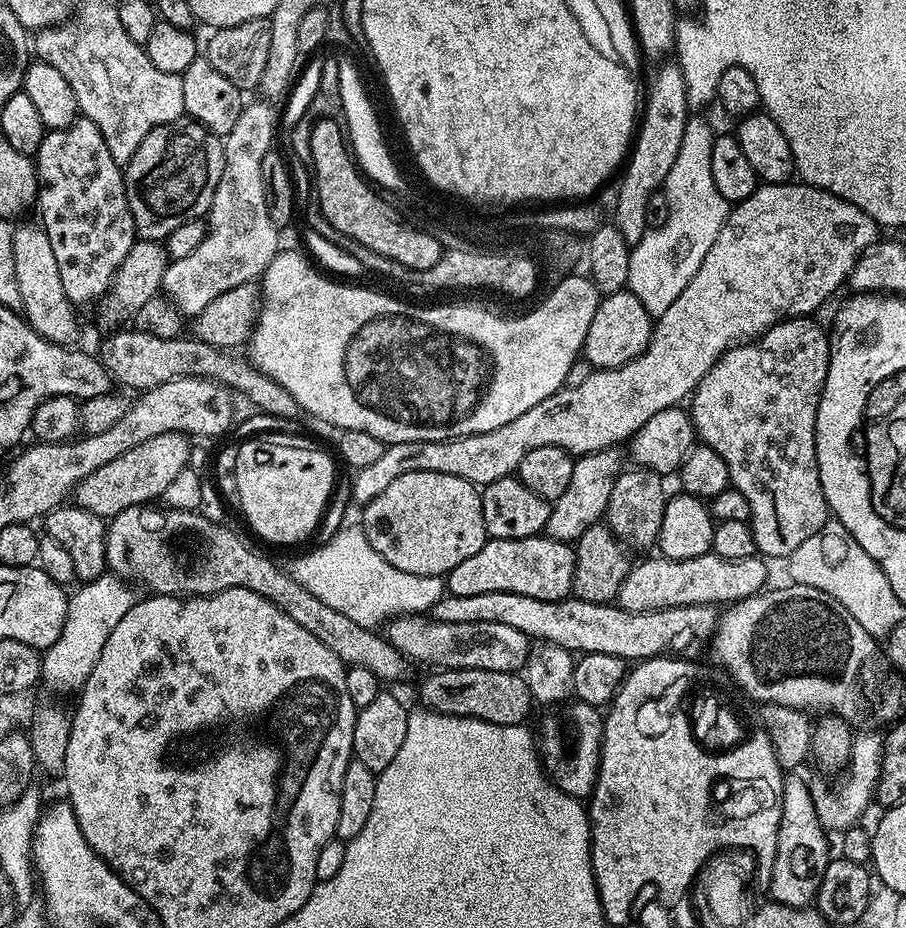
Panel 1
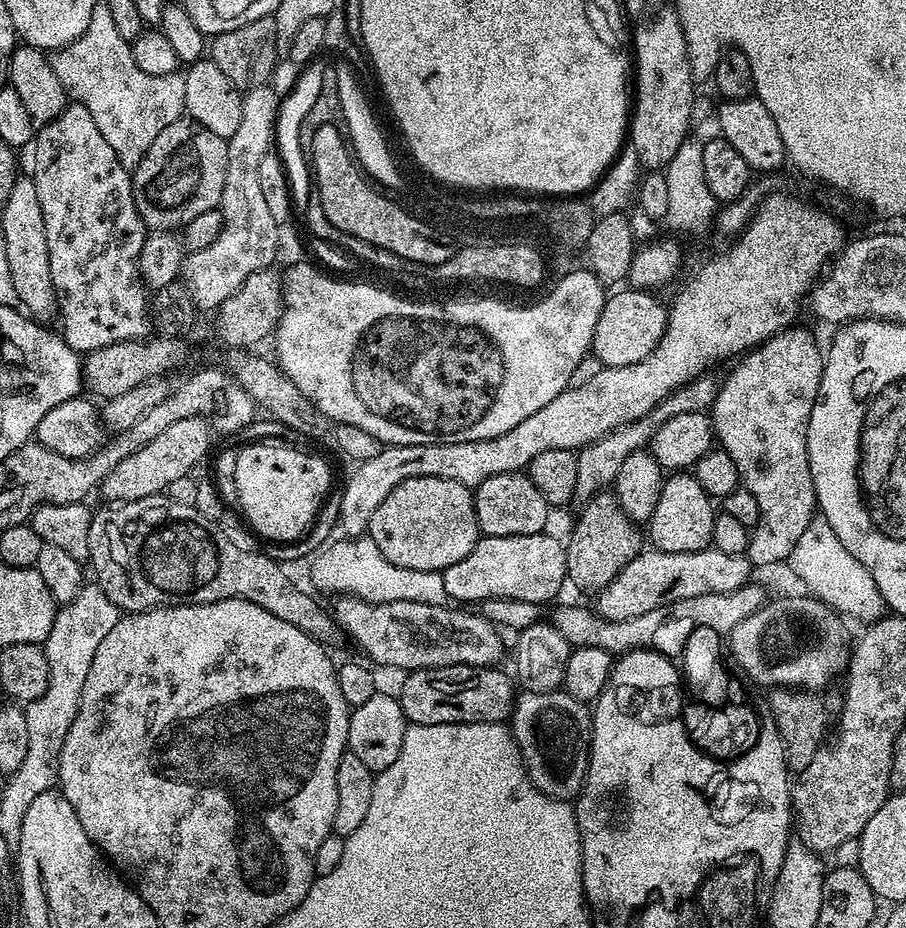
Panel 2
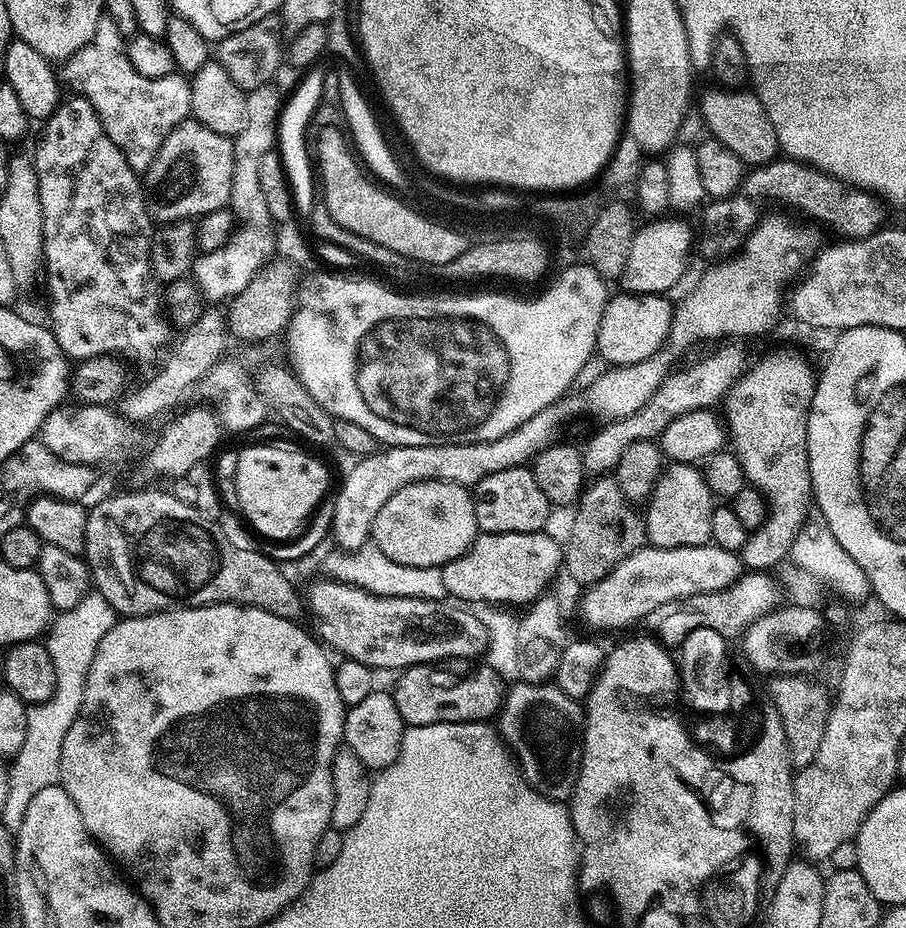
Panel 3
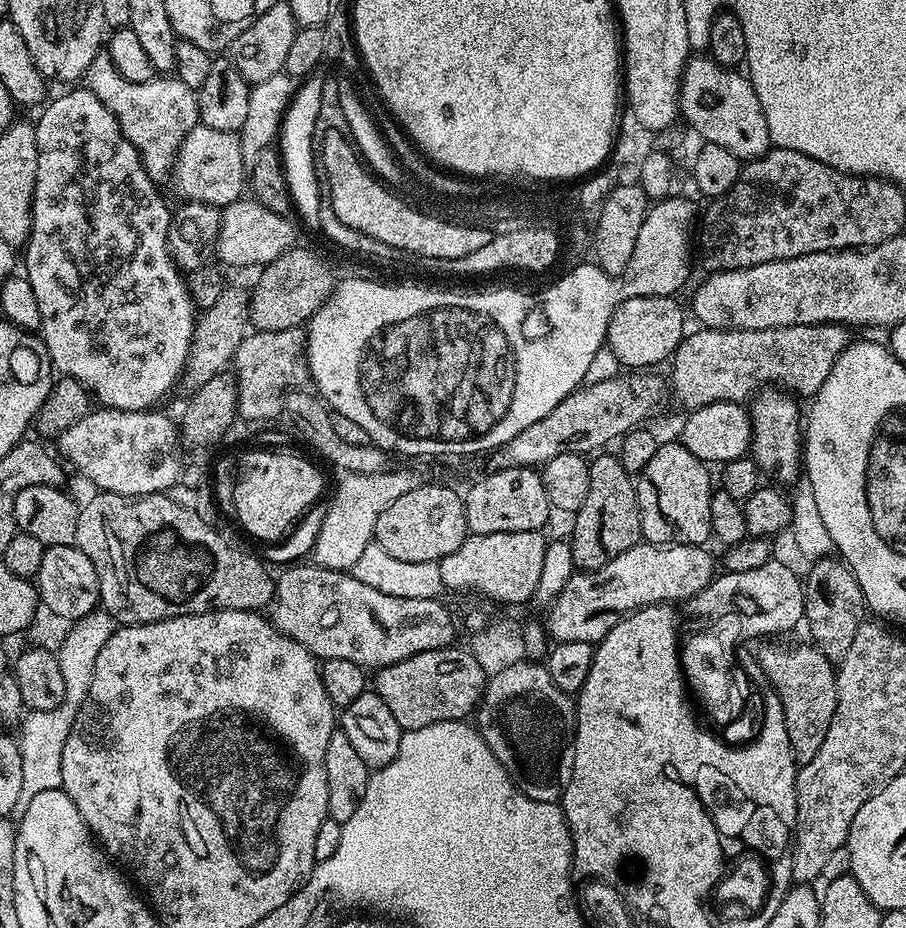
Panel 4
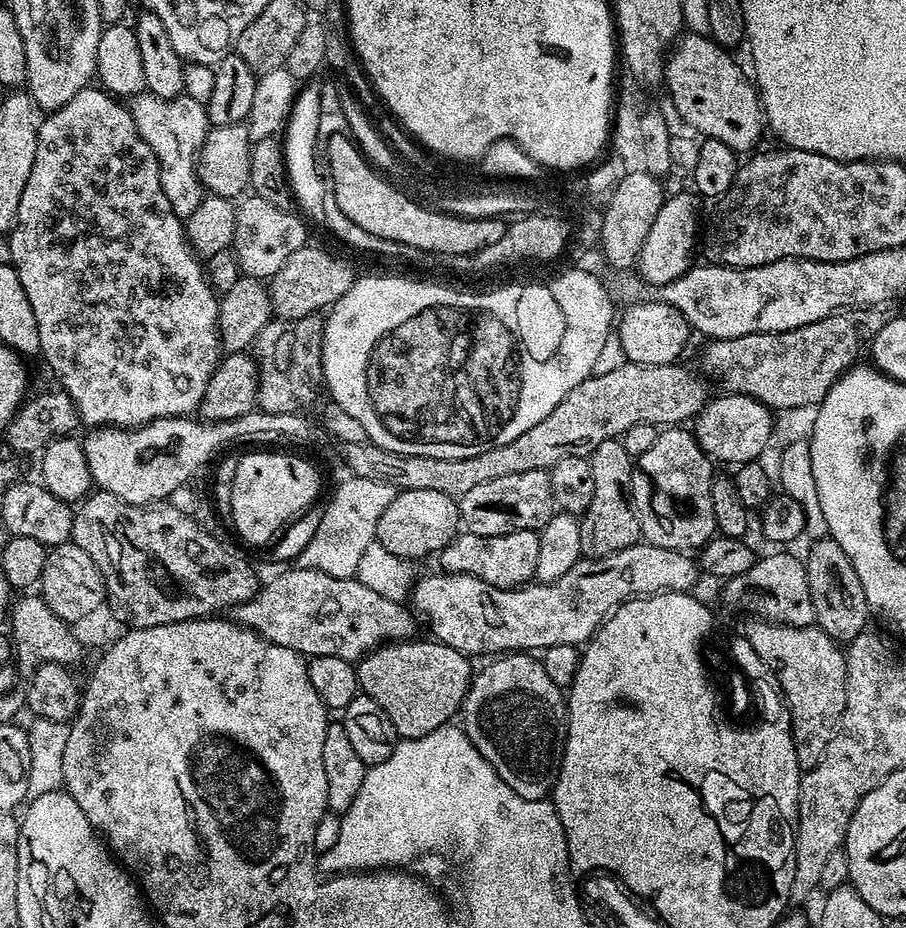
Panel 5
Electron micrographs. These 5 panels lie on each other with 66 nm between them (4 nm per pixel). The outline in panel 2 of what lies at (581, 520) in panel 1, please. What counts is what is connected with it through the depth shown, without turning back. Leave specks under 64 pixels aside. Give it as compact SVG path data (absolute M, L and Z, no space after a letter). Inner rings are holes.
M712 374L697 376L689 384L683 384L681 388L675 388L671 396L667 396L648 415L638 418L634 422L626 422L618 426L612 432L607 432L602 438L598 438L592 444L579 449L576 452L578 462L578 486L576 487L575 499L580 502L588 501L591 496L598 492L605 491L609 486L615 485L618 470L622 470L622 462L630 458L630 454L641 451L651 441L652 435L664 425L667 420L674 418L674 414L690 414L691 412L704 412L712 405L716 397L718 387L717 377Z

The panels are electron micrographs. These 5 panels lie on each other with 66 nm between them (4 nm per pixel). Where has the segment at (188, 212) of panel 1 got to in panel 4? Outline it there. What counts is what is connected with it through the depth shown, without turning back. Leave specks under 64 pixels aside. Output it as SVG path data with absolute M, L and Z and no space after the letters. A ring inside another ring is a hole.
M197 124L190 134L186 134L178 150L171 180L181 196L179 199L184 202L197 200L222 210L230 202L241 199L246 192L246 169L239 135L226 130L210 130L210 126Z

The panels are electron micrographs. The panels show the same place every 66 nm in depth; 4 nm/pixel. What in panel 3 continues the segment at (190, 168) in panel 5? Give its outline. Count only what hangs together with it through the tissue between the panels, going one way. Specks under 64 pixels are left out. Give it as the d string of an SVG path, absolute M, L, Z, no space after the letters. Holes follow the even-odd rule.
M102 18L98 22L98 30L91 42L76 52L63 65L63 68L63 83L67 87L69 84L75 95L83 96L86 102L90 102L90 106L94 106L110 142L114 142L114 146L118 146L118 150L122 150L122 154L126 154L126 162L130 162L130 166L137 174L148 171L148 166L154 162L164 139L168 137L172 128L178 126L183 120L189 119L192 110L191 83L180 74L162 78L146 78L142 74L138 74L138 70L134 70L134 66L128 58L125 37L120 35L112 20Z

